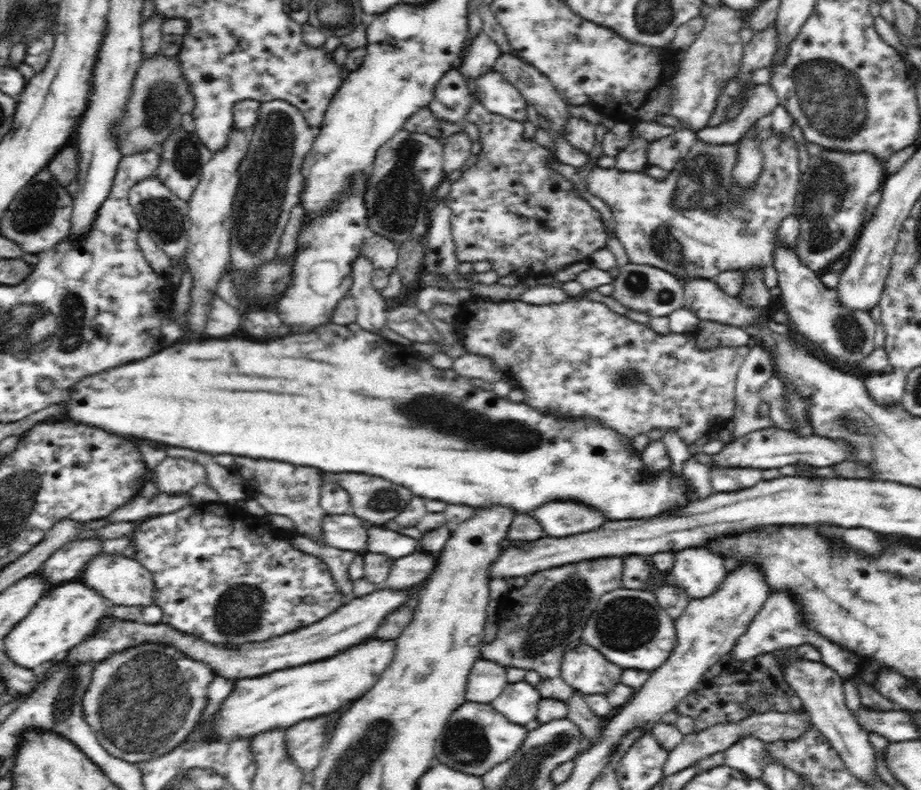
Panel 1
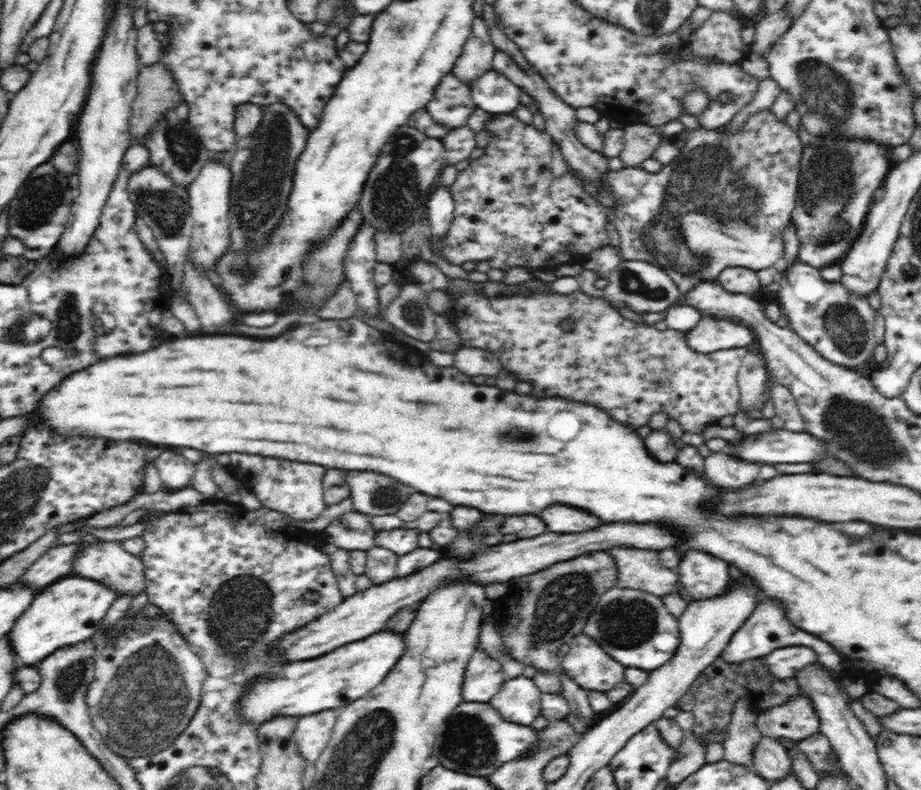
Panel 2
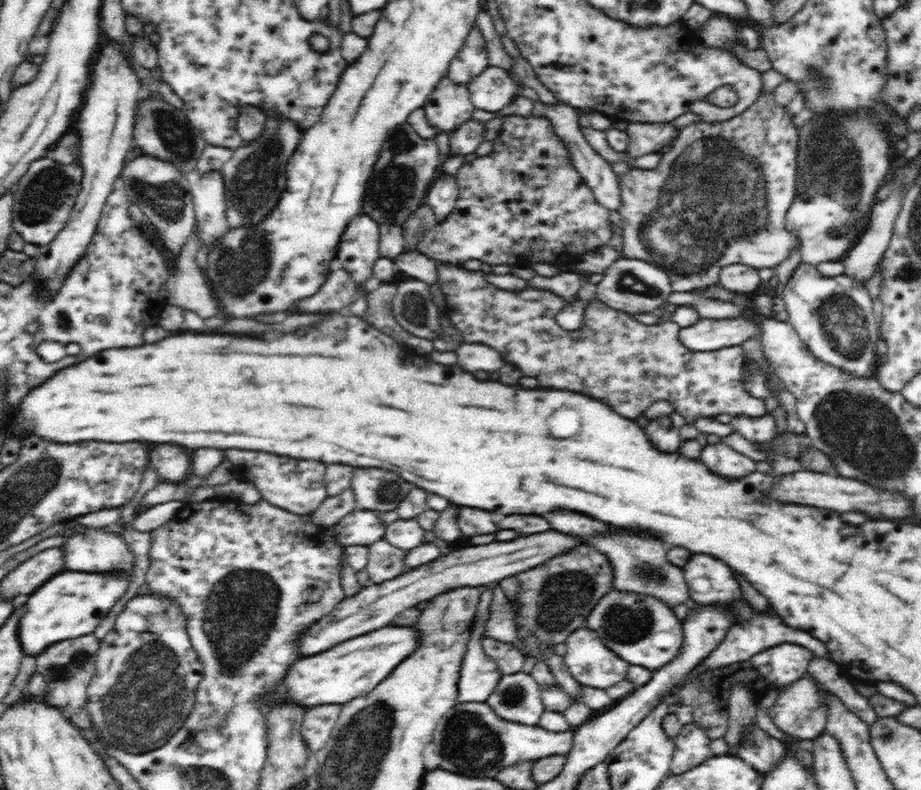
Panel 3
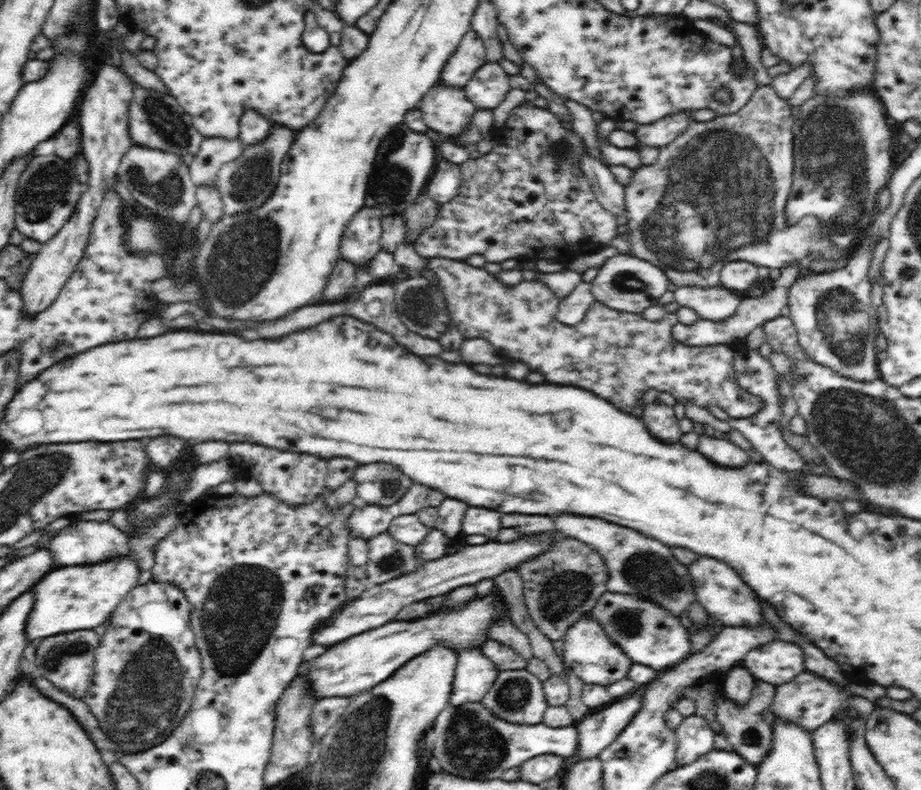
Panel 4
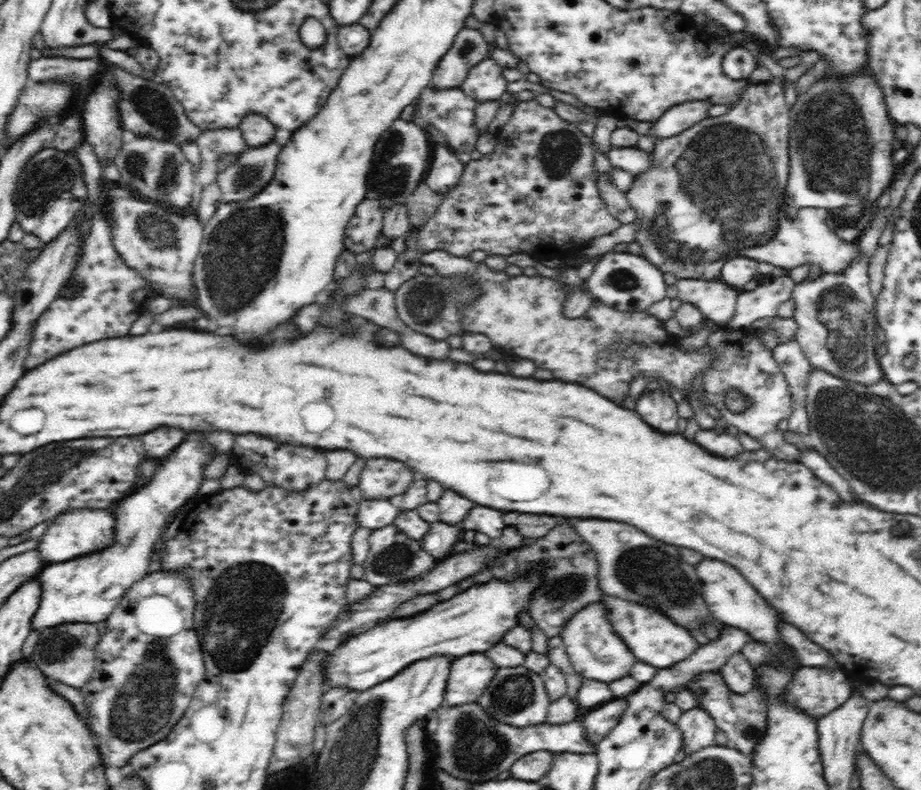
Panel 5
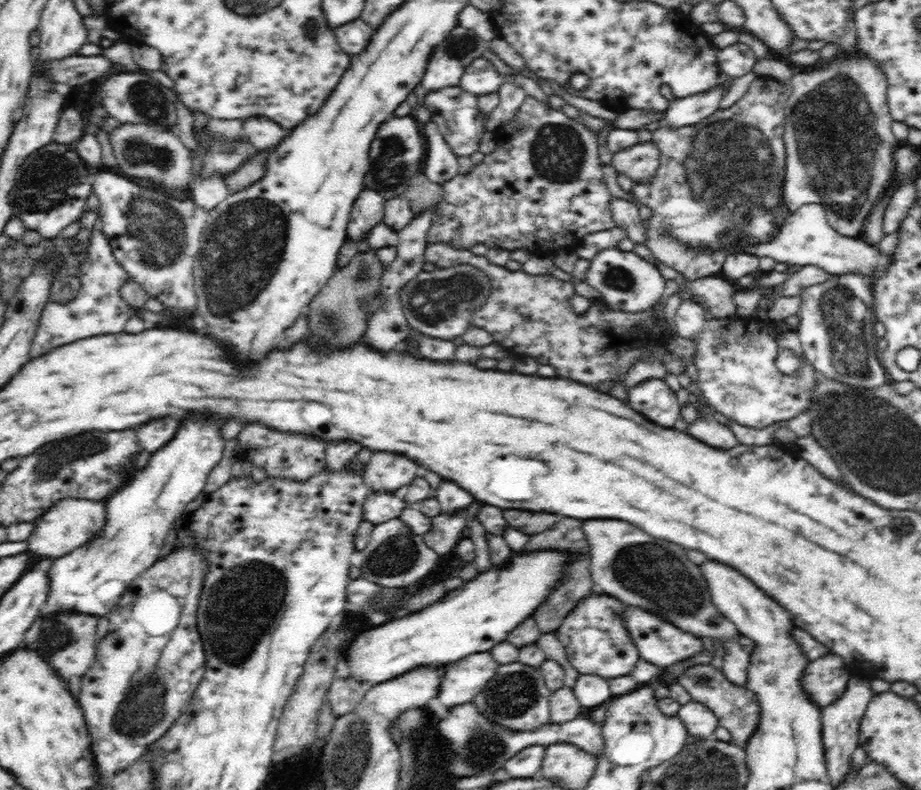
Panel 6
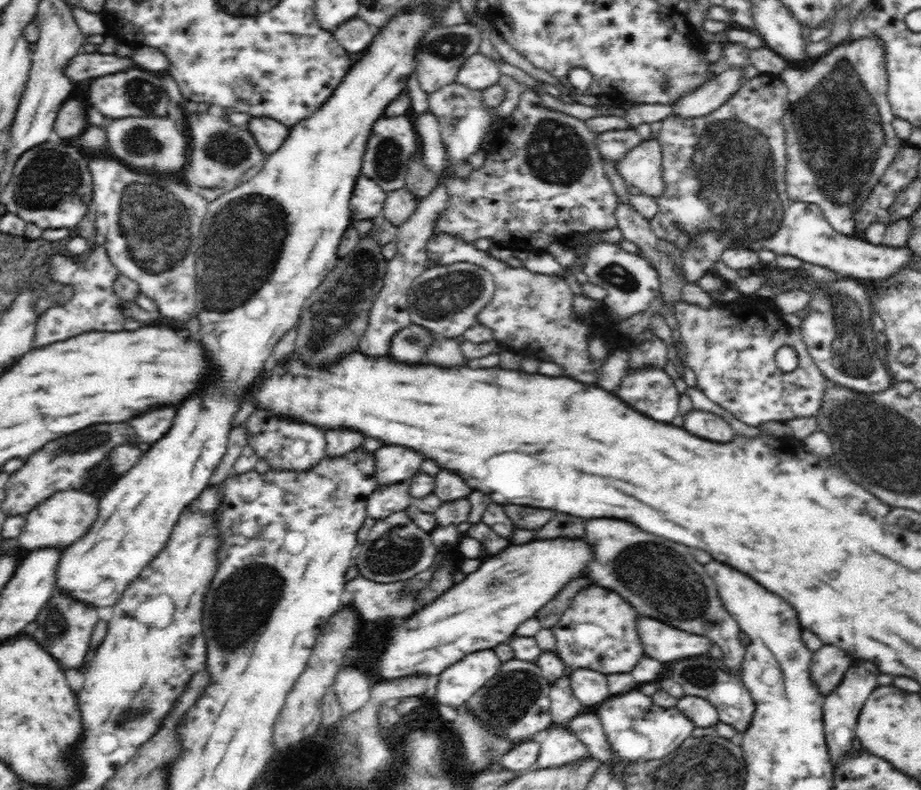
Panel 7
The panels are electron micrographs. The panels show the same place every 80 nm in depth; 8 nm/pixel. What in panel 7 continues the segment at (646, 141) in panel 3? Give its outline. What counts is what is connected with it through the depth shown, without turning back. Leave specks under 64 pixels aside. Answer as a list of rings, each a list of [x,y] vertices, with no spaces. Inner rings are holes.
[[[725,68],[700,88],[682,95],[673,103],[673,114],[680,118],[700,118],[704,114],[714,112],[716,108],[720,108],[743,84],[744,68]]]

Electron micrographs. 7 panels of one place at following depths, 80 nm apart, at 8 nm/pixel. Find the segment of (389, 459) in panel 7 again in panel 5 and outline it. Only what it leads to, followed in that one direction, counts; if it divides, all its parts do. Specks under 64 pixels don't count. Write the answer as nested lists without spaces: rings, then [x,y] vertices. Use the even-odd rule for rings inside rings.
[[[372,458],[366,462],[359,477],[358,487],[363,500],[398,498],[414,482],[414,474],[396,460]]]

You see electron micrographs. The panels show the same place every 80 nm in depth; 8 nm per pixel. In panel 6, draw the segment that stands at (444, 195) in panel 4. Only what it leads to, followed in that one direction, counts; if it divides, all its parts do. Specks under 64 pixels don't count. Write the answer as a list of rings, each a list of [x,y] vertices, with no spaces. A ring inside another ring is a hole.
[[[432,121],[423,124],[426,155],[422,171],[434,184],[444,184],[458,176],[459,156],[452,152],[441,135],[437,124]]]

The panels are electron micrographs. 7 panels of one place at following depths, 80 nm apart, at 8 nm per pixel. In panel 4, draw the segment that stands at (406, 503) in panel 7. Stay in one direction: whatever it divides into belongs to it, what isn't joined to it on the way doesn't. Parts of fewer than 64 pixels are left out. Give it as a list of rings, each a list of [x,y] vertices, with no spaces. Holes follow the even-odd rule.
[[[358,503],[347,518],[349,538],[363,538],[368,541],[387,531],[393,518],[386,506]]]

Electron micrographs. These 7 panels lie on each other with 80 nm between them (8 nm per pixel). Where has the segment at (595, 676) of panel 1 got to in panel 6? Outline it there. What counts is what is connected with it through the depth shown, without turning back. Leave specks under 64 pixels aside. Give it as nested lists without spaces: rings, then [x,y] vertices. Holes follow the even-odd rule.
[[[595,591],[582,598],[564,616],[560,628],[554,633],[563,644],[570,664],[580,675],[596,675],[608,680],[632,673],[634,664],[638,662],[638,652],[622,624],[621,612],[625,605],[613,596]]]

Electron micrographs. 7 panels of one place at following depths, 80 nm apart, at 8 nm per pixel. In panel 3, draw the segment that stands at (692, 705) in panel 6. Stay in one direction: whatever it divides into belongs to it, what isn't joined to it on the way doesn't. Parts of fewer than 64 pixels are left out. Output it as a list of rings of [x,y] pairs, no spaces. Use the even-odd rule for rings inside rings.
[[[695,722],[682,726],[680,735],[674,739],[676,750],[671,762],[671,774],[682,774],[710,758],[710,738]]]

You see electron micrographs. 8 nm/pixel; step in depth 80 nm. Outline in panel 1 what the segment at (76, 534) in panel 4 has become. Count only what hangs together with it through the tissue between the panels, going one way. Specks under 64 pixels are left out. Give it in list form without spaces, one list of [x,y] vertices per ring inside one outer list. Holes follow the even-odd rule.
[[[102,555],[92,558],[80,579],[88,586],[95,588],[106,600],[116,606],[140,606],[148,608],[154,604],[152,575],[136,559],[123,555]]]

